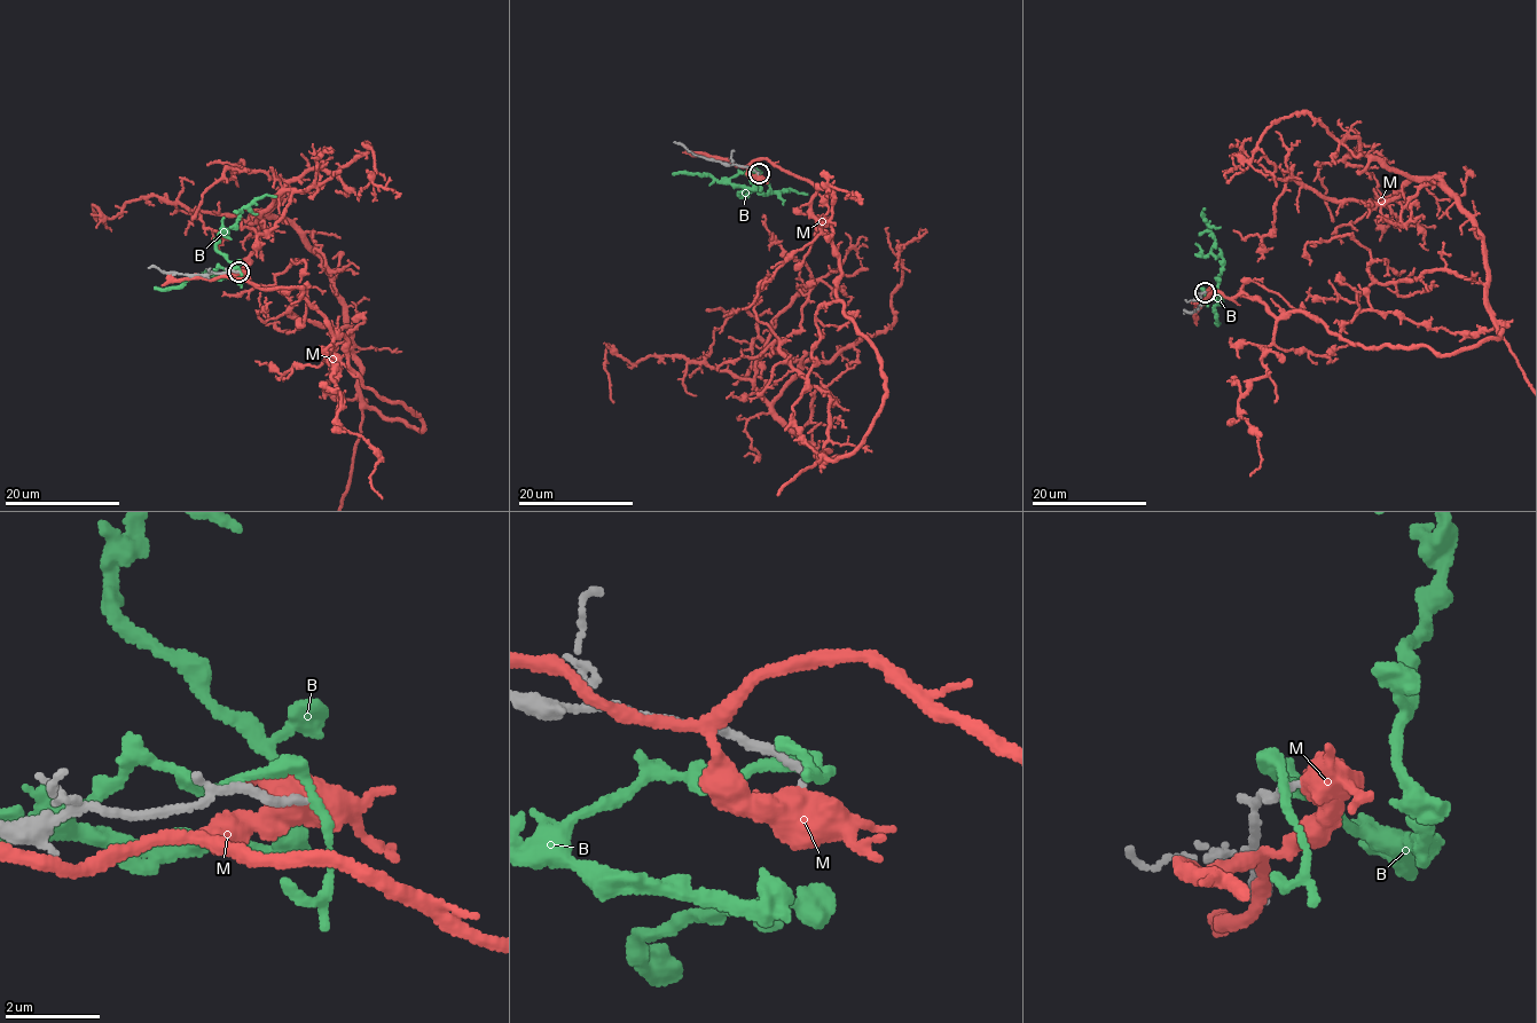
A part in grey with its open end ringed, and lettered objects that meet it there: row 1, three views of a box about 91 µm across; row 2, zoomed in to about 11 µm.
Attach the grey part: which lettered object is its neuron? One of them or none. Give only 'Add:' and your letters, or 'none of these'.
Add: none of these

